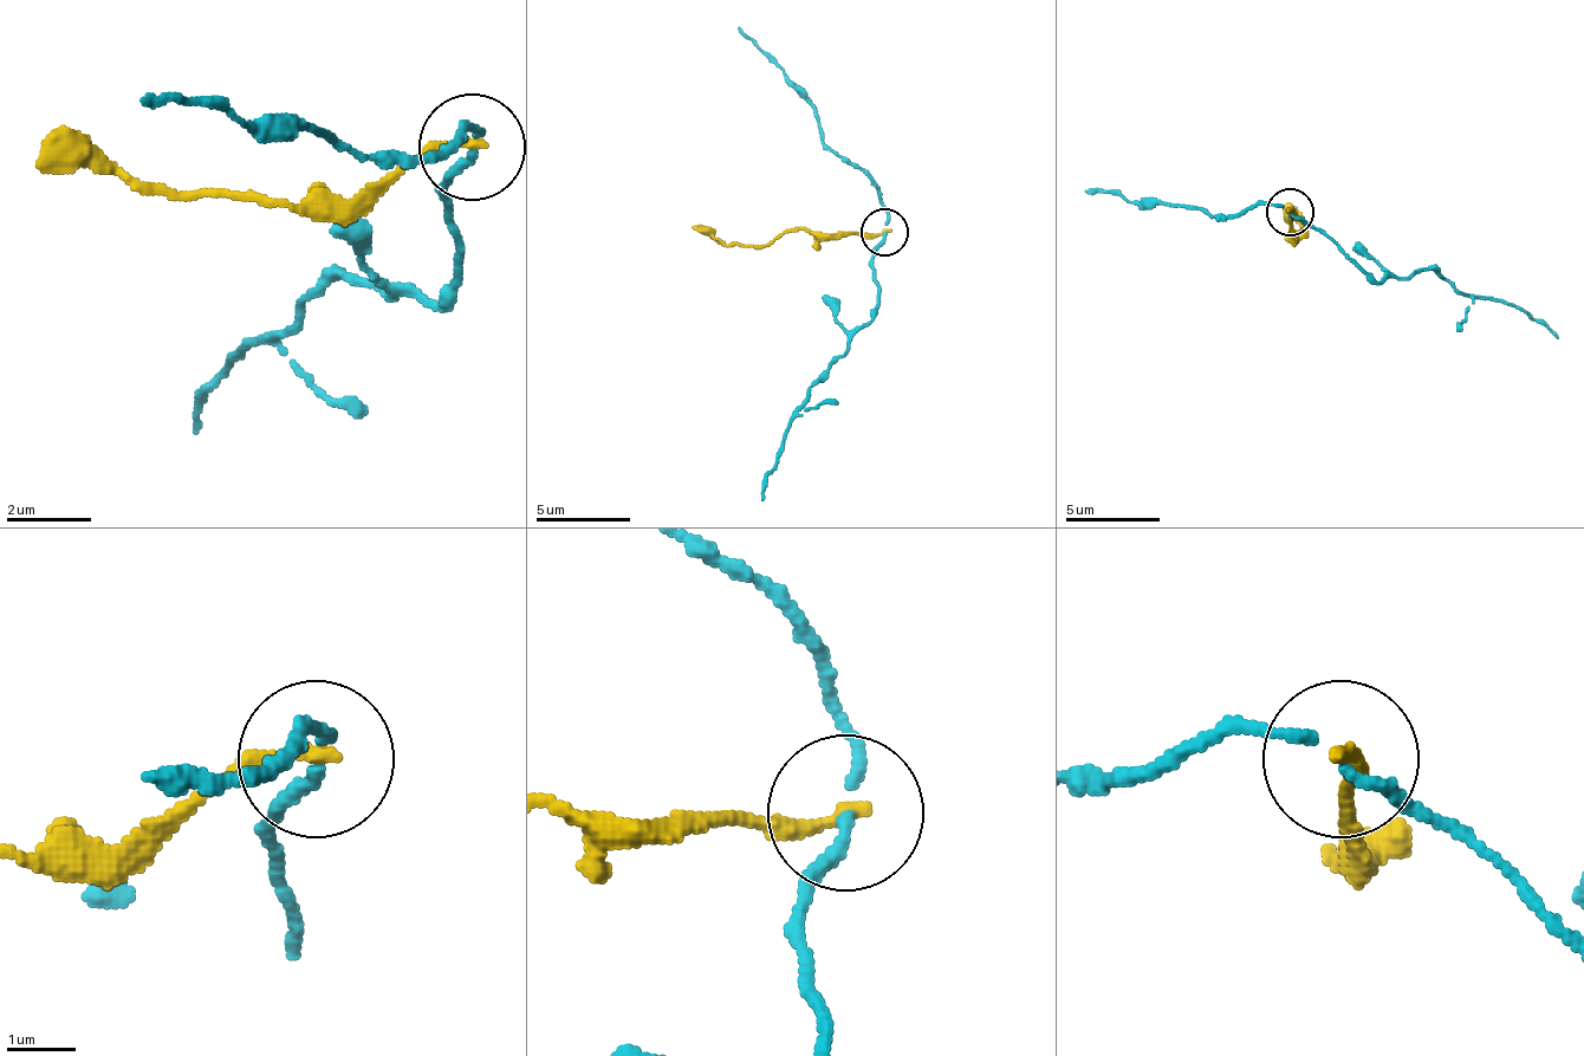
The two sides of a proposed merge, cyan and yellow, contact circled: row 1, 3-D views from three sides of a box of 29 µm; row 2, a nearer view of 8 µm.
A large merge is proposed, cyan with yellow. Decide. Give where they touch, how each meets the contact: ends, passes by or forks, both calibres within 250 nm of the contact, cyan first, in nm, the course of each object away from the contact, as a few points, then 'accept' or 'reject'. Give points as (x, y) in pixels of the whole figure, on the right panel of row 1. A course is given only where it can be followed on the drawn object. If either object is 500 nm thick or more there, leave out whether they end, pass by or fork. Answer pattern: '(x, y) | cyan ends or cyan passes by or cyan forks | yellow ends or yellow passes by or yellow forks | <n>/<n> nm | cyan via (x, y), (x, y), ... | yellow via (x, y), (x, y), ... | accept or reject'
(1290, 212) | cyan passes by | yellow ends | 150/240 nm | cyan via (1289, 213), (1322, 227), (1382, 283), (1434, 269), (1472, 297), (1529, 311), (1557, 339) | yellow via (1289, 213), (1293, 213), (1293, 232), (1289, 237), (1303, 232), (1284, 218) | reject

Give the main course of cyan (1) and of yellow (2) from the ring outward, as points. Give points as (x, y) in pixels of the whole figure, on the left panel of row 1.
1: (469, 149), (448, 181), (459, 287), (427, 309), (331, 277), (278, 341), (225, 373), (193, 436)
2: (469, 149), (416, 149), (363, 192), (299, 202), (129, 192), (33, 160)

